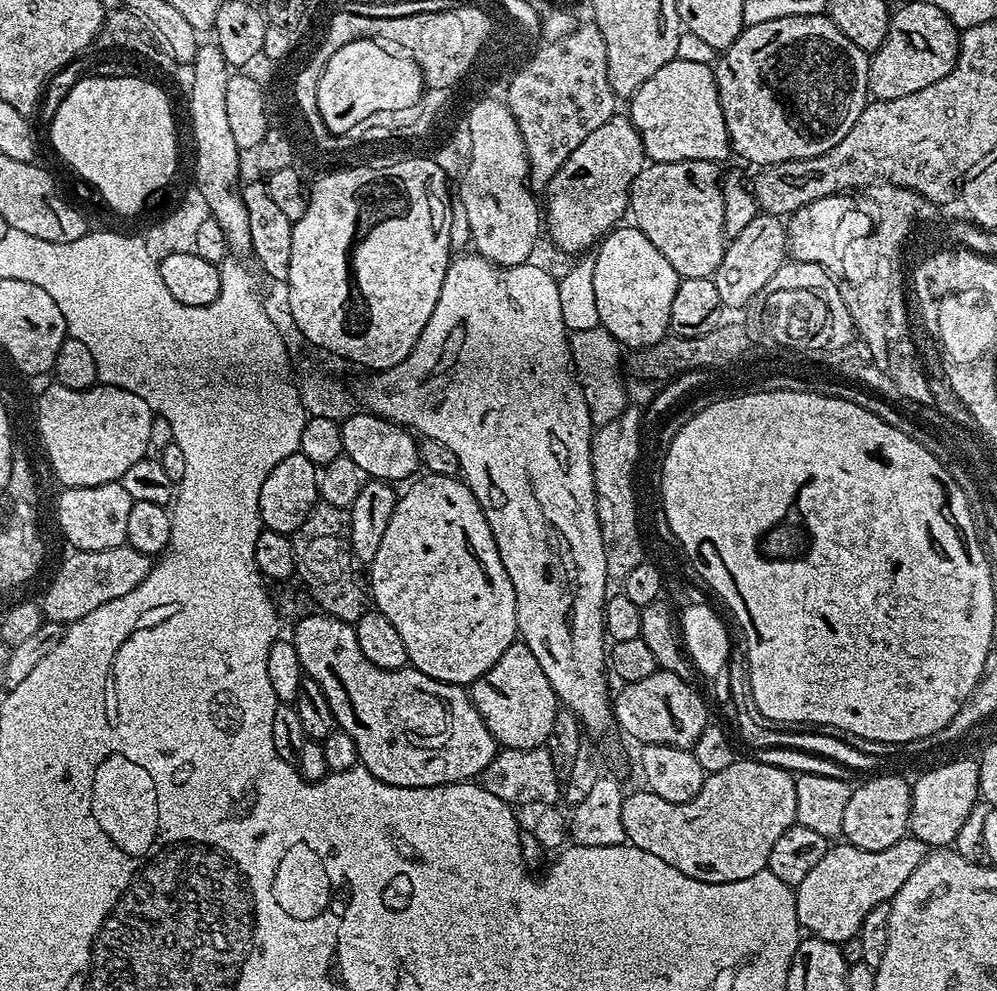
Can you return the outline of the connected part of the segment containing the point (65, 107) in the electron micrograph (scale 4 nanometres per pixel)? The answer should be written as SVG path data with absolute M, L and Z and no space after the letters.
M93 74L89 80L80 78L69 93L59 101L56 113L52 116L52 144L56 147L56 152L85 180L88 184L96 187L96 192L113 208L116 212L121 212L124 216L132 216L140 207L144 200L148 200L159 188L164 188L172 180L172 175L176 172L176 120L172 117L172 104L168 101L168 96L156 84L151 84L148 80L139 80L136 74L126 77L102 77Z

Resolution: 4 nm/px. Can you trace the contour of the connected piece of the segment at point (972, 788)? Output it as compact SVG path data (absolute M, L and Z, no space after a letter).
M975 759L952 760L921 774L912 784L912 801L908 830L911 836L927 844L929 849L944 850L955 845L970 810L981 799L980 766Z

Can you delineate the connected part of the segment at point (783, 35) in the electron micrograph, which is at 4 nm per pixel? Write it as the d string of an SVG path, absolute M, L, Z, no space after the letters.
M827 14L819 16L791 16L790 18L774 18L770 22L758 22L745 26L738 34L738 38L726 49L719 53L720 61L714 64L716 73L716 86L718 88L718 102L722 104L722 118L726 120L728 142L733 153L736 152L744 160L749 160L755 166L767 166L778 162L790 162L802 158L814 158L818 154L826 154L830 146L838 146L846 134L850 134L850 126L858 122L862 110L870 102L868 90L868 66L870 63L869 53L863 52Z

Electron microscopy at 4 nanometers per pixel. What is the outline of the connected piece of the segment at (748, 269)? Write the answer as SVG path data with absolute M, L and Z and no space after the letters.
M759 213L736 238L727 243L722 262L716 267L714 279L721 305L725 309L743 309L774 277L787 256L788 230L785 223L777 216Z

